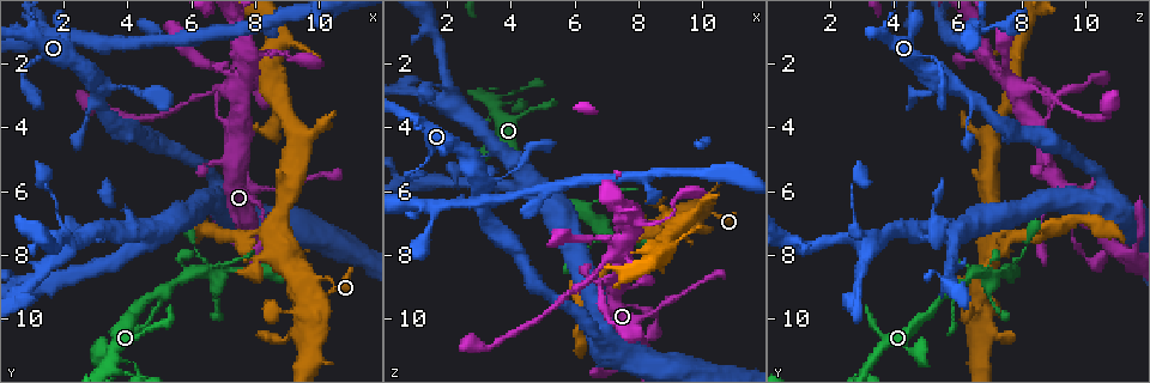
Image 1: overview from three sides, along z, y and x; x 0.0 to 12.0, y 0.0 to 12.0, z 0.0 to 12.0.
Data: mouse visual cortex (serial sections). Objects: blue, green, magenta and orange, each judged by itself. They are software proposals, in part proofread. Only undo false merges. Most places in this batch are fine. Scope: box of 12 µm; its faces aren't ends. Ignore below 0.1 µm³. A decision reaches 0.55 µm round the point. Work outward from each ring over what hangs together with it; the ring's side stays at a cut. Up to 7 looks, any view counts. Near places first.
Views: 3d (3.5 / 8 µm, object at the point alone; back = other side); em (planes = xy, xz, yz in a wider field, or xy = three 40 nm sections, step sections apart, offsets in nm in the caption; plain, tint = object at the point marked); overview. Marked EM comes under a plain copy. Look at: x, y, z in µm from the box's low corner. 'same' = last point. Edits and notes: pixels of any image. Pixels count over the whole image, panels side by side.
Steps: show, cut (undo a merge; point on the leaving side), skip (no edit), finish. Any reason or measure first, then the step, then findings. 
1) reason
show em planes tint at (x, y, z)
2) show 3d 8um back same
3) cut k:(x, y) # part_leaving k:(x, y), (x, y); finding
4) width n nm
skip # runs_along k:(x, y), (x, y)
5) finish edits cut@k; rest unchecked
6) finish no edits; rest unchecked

calibre changes
show 3d 8um at (7.3, 7.5, 7.9)

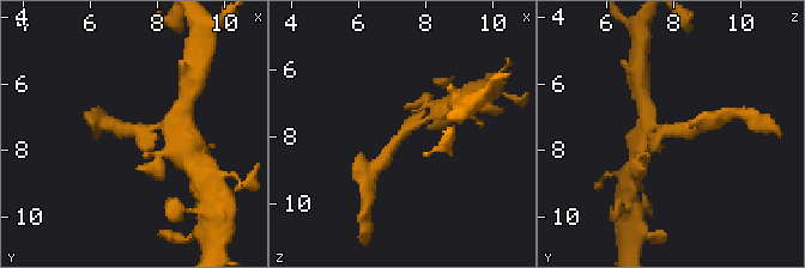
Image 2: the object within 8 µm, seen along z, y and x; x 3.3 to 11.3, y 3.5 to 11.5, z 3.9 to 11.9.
closer look
show 3d 3.5um at (7.4, 7.4, 7.8)

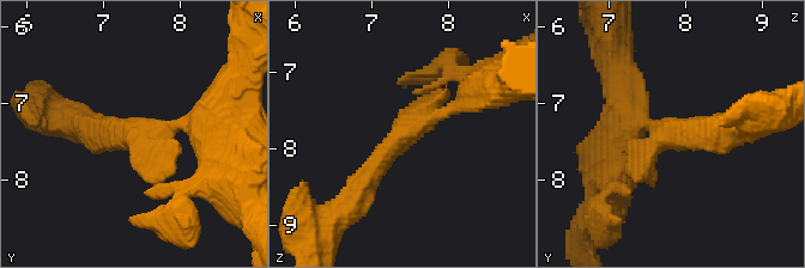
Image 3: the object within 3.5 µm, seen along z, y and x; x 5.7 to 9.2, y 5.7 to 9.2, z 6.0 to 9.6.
show em xy step 5 tint at (7.30, 7.40, 7.90)

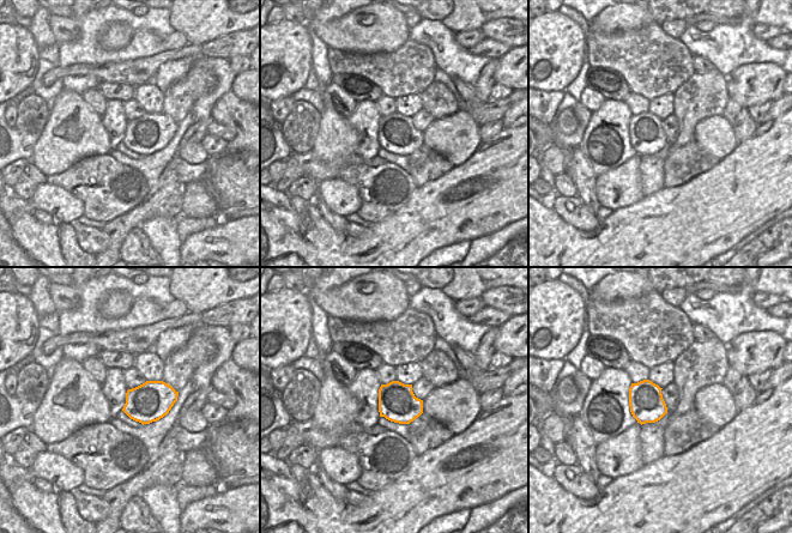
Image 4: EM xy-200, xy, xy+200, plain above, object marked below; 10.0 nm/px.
width 380 nm
skip # runs_along 3:(462, 102), (392, 144), (352, 202); all the same cell

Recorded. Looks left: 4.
sudden change in width
show 3d 3.5um at (6.6, 2.8, 8.5)

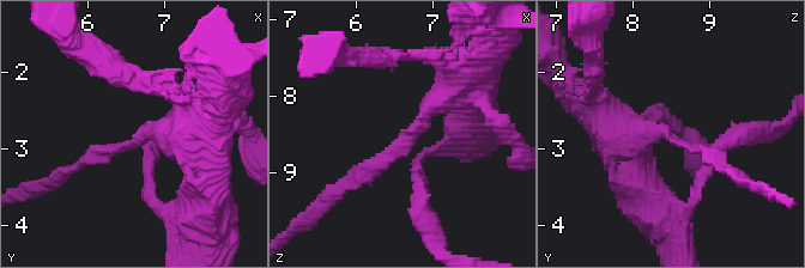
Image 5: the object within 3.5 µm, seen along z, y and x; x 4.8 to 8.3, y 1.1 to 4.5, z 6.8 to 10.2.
arm_widths 200, 500 nm; need the tissue
show em planes tint at (6.70, 2.85, 8.50)

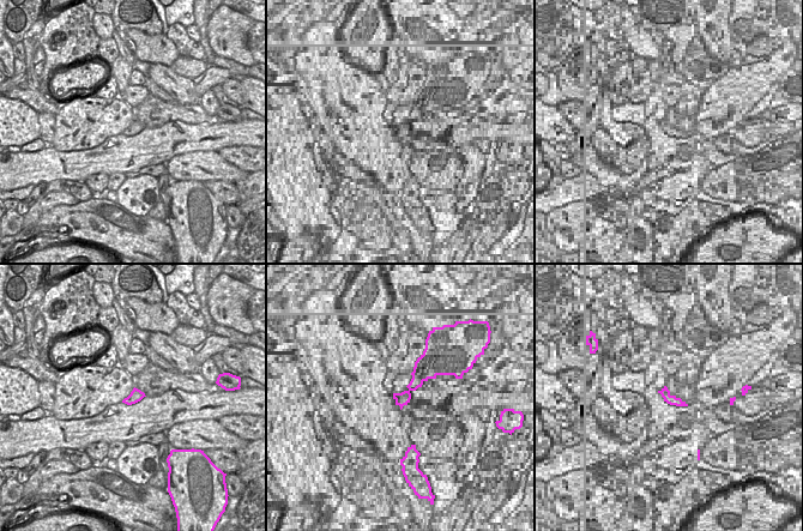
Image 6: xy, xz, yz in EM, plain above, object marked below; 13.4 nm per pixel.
skip # runs_along 5:(465, 91), (350, 180); continuous, no second cell

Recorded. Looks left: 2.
abrupt turn
show 3d 8um back at (3.5, 11.3, 3.3)

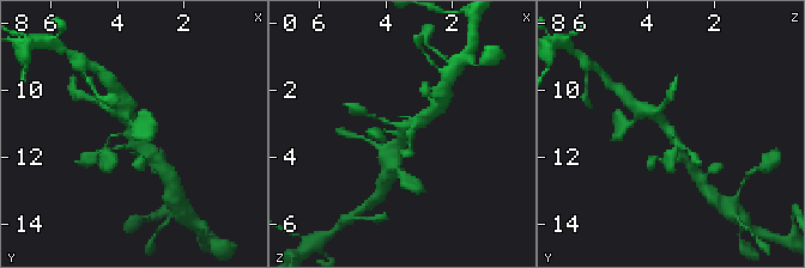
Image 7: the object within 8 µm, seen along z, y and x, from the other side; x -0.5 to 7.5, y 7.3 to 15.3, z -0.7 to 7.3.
closer look
show 3d 3.5um at (3.5, 11.2, 3.3)

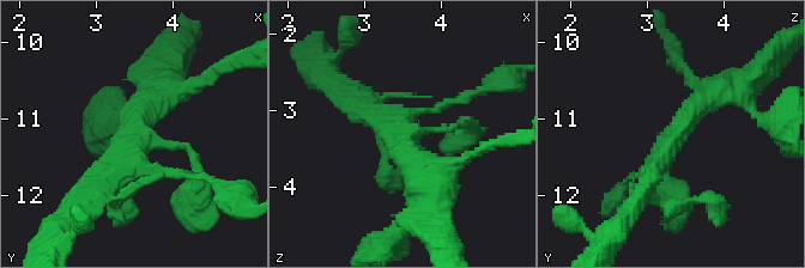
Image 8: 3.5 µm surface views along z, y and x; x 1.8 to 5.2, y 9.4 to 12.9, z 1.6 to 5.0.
skip # runs_along 8:(732, 86), (701, 101), (642, 193); all the same cell

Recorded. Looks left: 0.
finish no edits; rest unchecked

